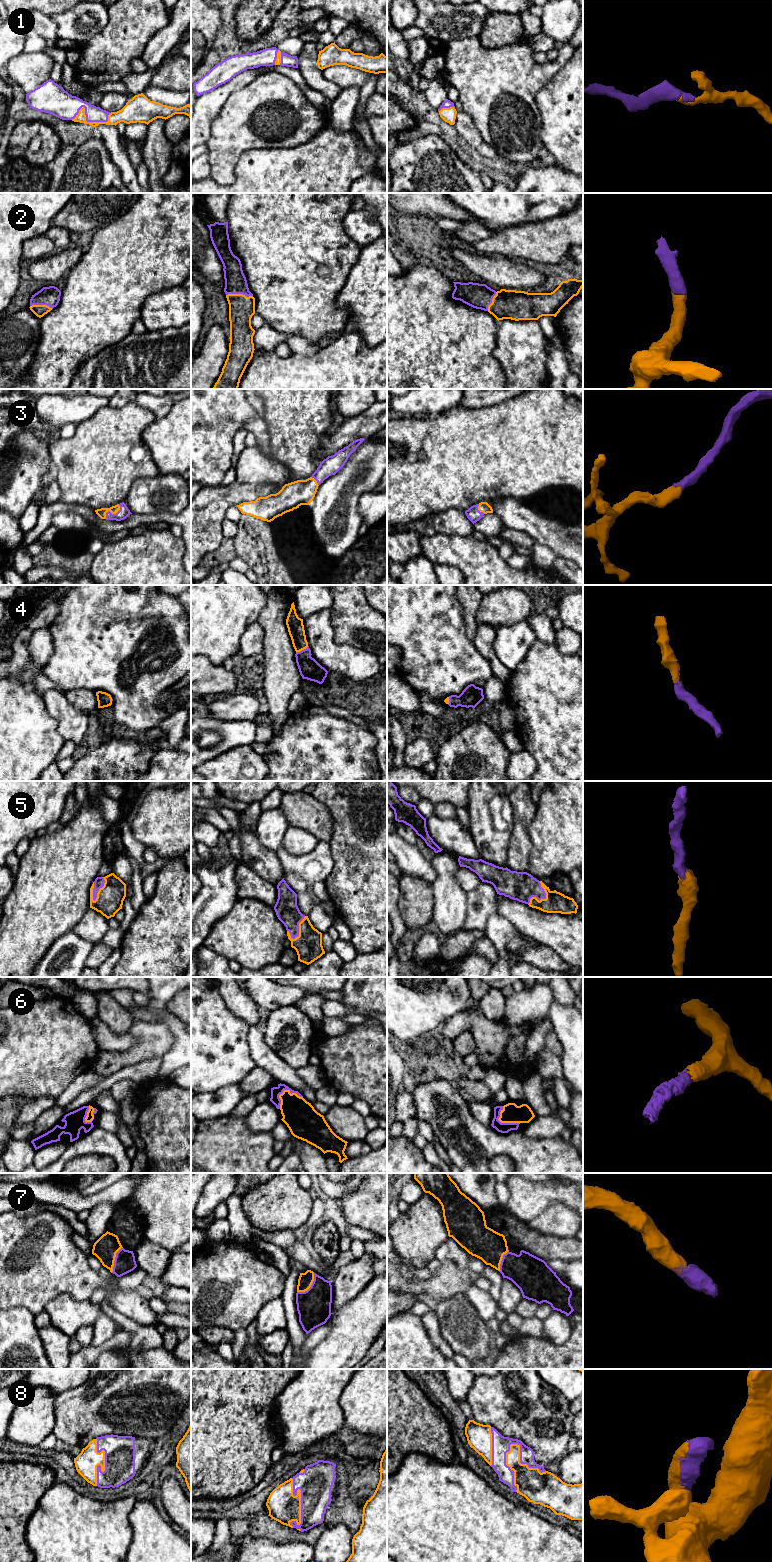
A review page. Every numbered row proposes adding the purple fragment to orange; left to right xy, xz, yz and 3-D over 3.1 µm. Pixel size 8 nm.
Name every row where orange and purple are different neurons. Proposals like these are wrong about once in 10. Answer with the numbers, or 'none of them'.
none of them

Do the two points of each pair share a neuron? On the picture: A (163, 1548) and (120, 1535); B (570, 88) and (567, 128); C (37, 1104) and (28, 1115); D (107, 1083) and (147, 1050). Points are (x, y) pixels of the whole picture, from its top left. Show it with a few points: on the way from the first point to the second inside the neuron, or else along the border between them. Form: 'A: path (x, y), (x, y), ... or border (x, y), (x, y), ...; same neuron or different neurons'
A: border (127, 1515), (132, 1530), (128, 1551); different neurons
B: path (566, 98), (564, 114), (567, 118); same neuron
C: path (35, 1107), (30, 1112); same neuron
D: border (153, 1058), (147, 1058), (126, 1065), (109, 1075); different neurons

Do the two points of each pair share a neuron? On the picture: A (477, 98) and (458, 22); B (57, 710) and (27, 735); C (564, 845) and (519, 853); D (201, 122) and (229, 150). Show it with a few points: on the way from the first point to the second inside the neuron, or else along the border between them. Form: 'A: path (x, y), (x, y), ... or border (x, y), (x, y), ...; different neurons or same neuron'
A: border (478, 35), (472, 38), (455, 38), (447, 44); different neurons
B: border (41, 696), (61, 736); different neurons
C: border (529, 828), (528, 835), (531, 851), (526, 871); different neurons
D: border (221, 110), (211, 125), (209, 138), (204, 143); different neurons

